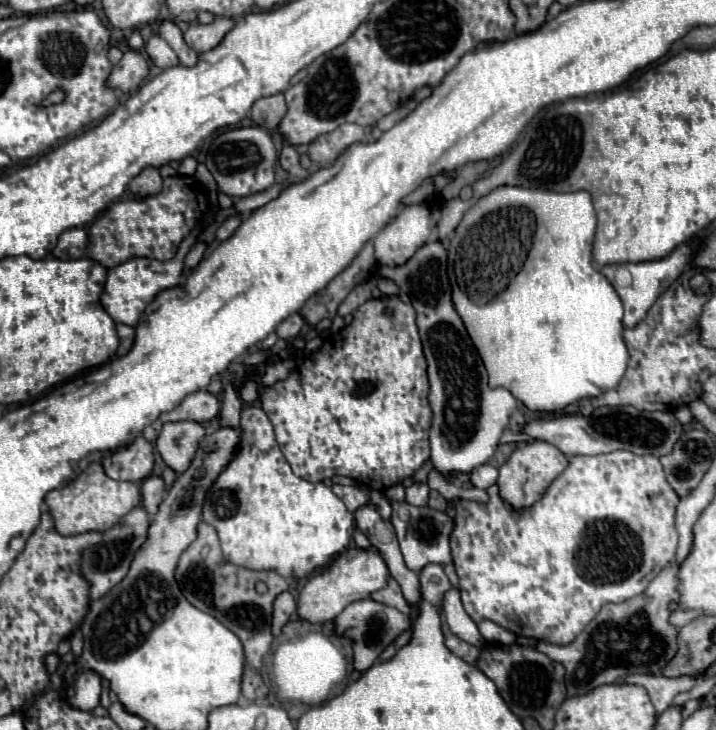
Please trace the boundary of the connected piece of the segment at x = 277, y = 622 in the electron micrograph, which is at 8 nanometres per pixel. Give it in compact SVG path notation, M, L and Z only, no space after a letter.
M288 591L280 593L280 597L276 597L274 601L274 615L272 615L272 633L274 635L280 635L280 629L284 627L284 623L290 619L294 611L296 611L294 597Z

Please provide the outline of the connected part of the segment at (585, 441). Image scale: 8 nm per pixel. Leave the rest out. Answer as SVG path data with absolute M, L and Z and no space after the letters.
M600 407L592 415L554 415L532 419L522 429L532 439L556 445L564 455L600 455L626 449L638 455L666 455L682 433L682 425L672 411L638 411L636 407Z

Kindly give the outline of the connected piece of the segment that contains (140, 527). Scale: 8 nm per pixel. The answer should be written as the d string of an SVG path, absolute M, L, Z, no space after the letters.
M136 507L132 509L132 513L124 515L122 521L118 525L114 525L112 529L104 531L102 541L90 549L86 549L80 555L80 575L88 581L90 585L90 601L100 599L104 593L108 593L116 583L122 581L122 577L128 573L130 561L134 557L134 551L146 541L146 531L148 531L148 515L144 509Z

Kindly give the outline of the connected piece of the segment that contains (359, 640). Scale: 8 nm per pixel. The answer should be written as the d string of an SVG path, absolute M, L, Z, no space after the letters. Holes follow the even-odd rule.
M364 599L364 601L354 601L352 605L348 605L334 621L336 625L336 635L340 637L348 637L352 641L352 651L354 651L354 667L358 671L366 671L370 669L376 659L380 657L382 649L392 643L404 629L408 629L412 625L410 617L400 613L398 609L392 609L388 605L382 605L382 603L376 603L372 599ZM376 631L378 631L378 639L376 641Z

